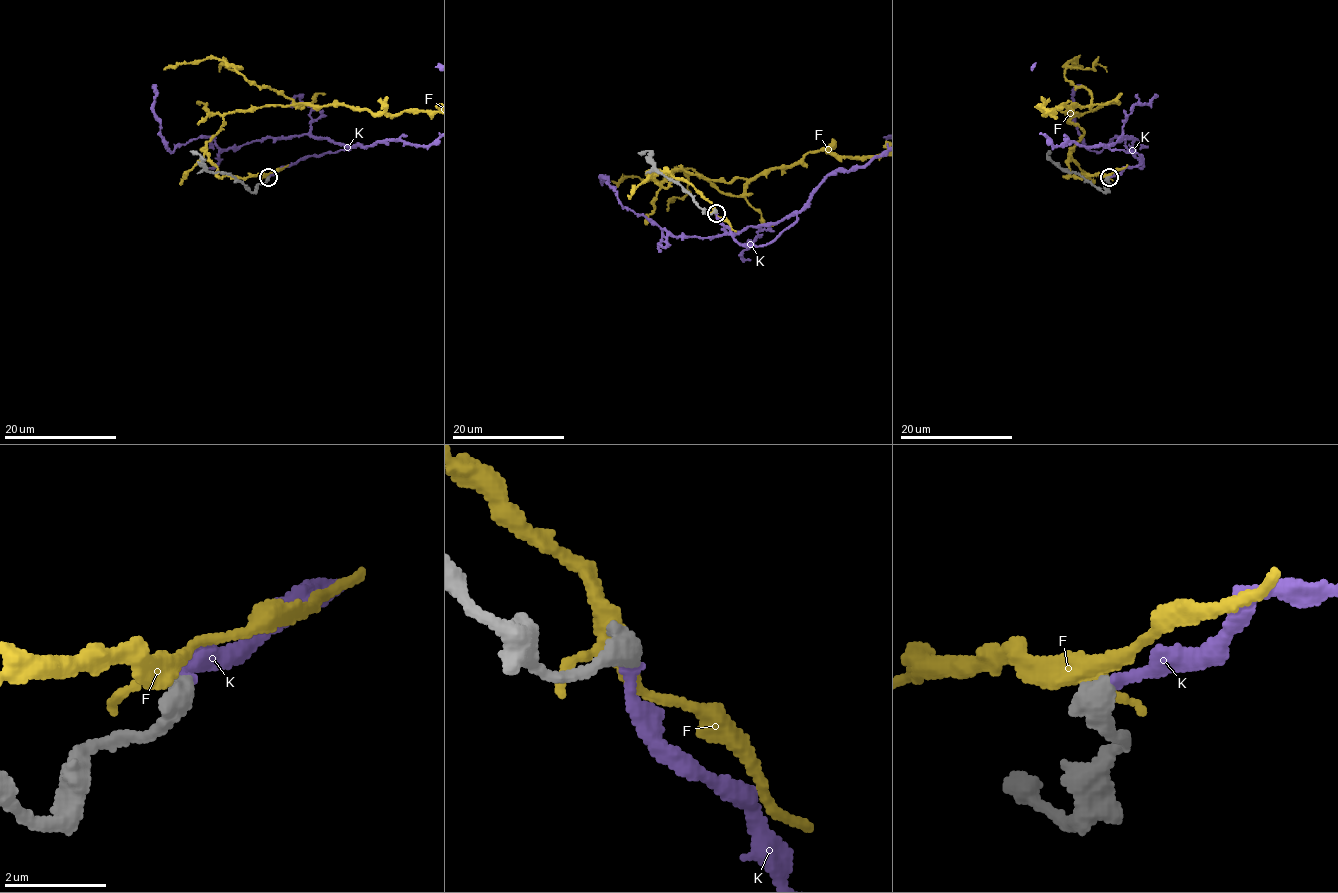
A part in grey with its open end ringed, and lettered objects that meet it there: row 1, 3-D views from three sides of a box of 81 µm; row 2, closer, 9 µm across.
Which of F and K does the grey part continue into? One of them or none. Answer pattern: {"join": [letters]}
{"join": ["K"]}

